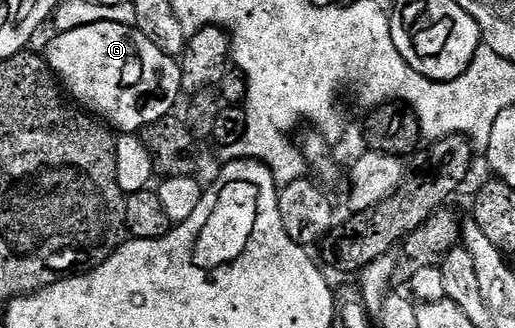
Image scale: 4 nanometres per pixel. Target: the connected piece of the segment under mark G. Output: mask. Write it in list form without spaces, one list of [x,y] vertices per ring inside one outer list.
[[[98,22],[54,36],[45,49],[45,57],[62,89],[84,111],[98,116],[116,131],[142,132],[149,124],[170,115],[179,102],[179,94],[184,93],[180,59],[157,48],[135,26]]]

